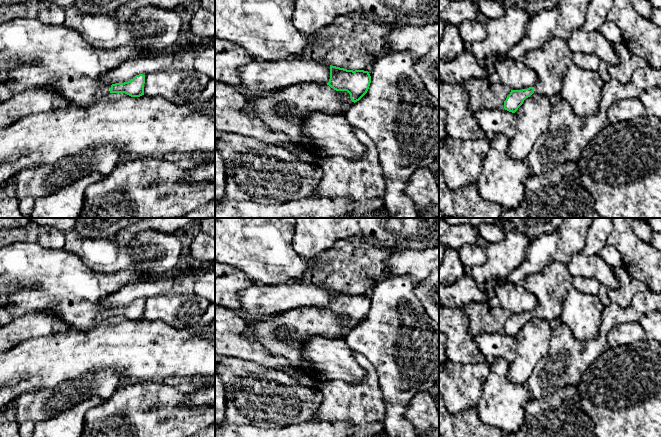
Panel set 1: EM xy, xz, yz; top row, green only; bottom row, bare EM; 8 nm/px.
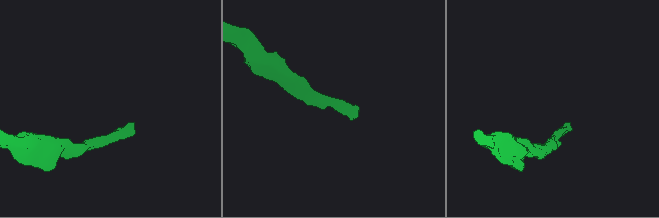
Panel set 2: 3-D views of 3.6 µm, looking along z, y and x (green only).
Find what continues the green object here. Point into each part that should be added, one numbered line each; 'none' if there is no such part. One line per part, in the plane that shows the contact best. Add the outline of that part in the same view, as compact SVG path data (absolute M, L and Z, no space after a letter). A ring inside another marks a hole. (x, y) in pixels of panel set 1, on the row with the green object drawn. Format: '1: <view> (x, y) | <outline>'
1: xz (283, 110) | M322 83L293 84L246 98L246 113L261 119L270 129L285 133L291 142L299 145L303 145L300 125L306 116L345 114L352 105Z

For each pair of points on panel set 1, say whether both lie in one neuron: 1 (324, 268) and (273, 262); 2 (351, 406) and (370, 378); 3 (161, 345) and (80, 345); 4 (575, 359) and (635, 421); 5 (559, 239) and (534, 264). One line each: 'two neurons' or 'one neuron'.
1: two neurons
2: one neuron
3: one neuron
4: two neurons
5: one neuron

